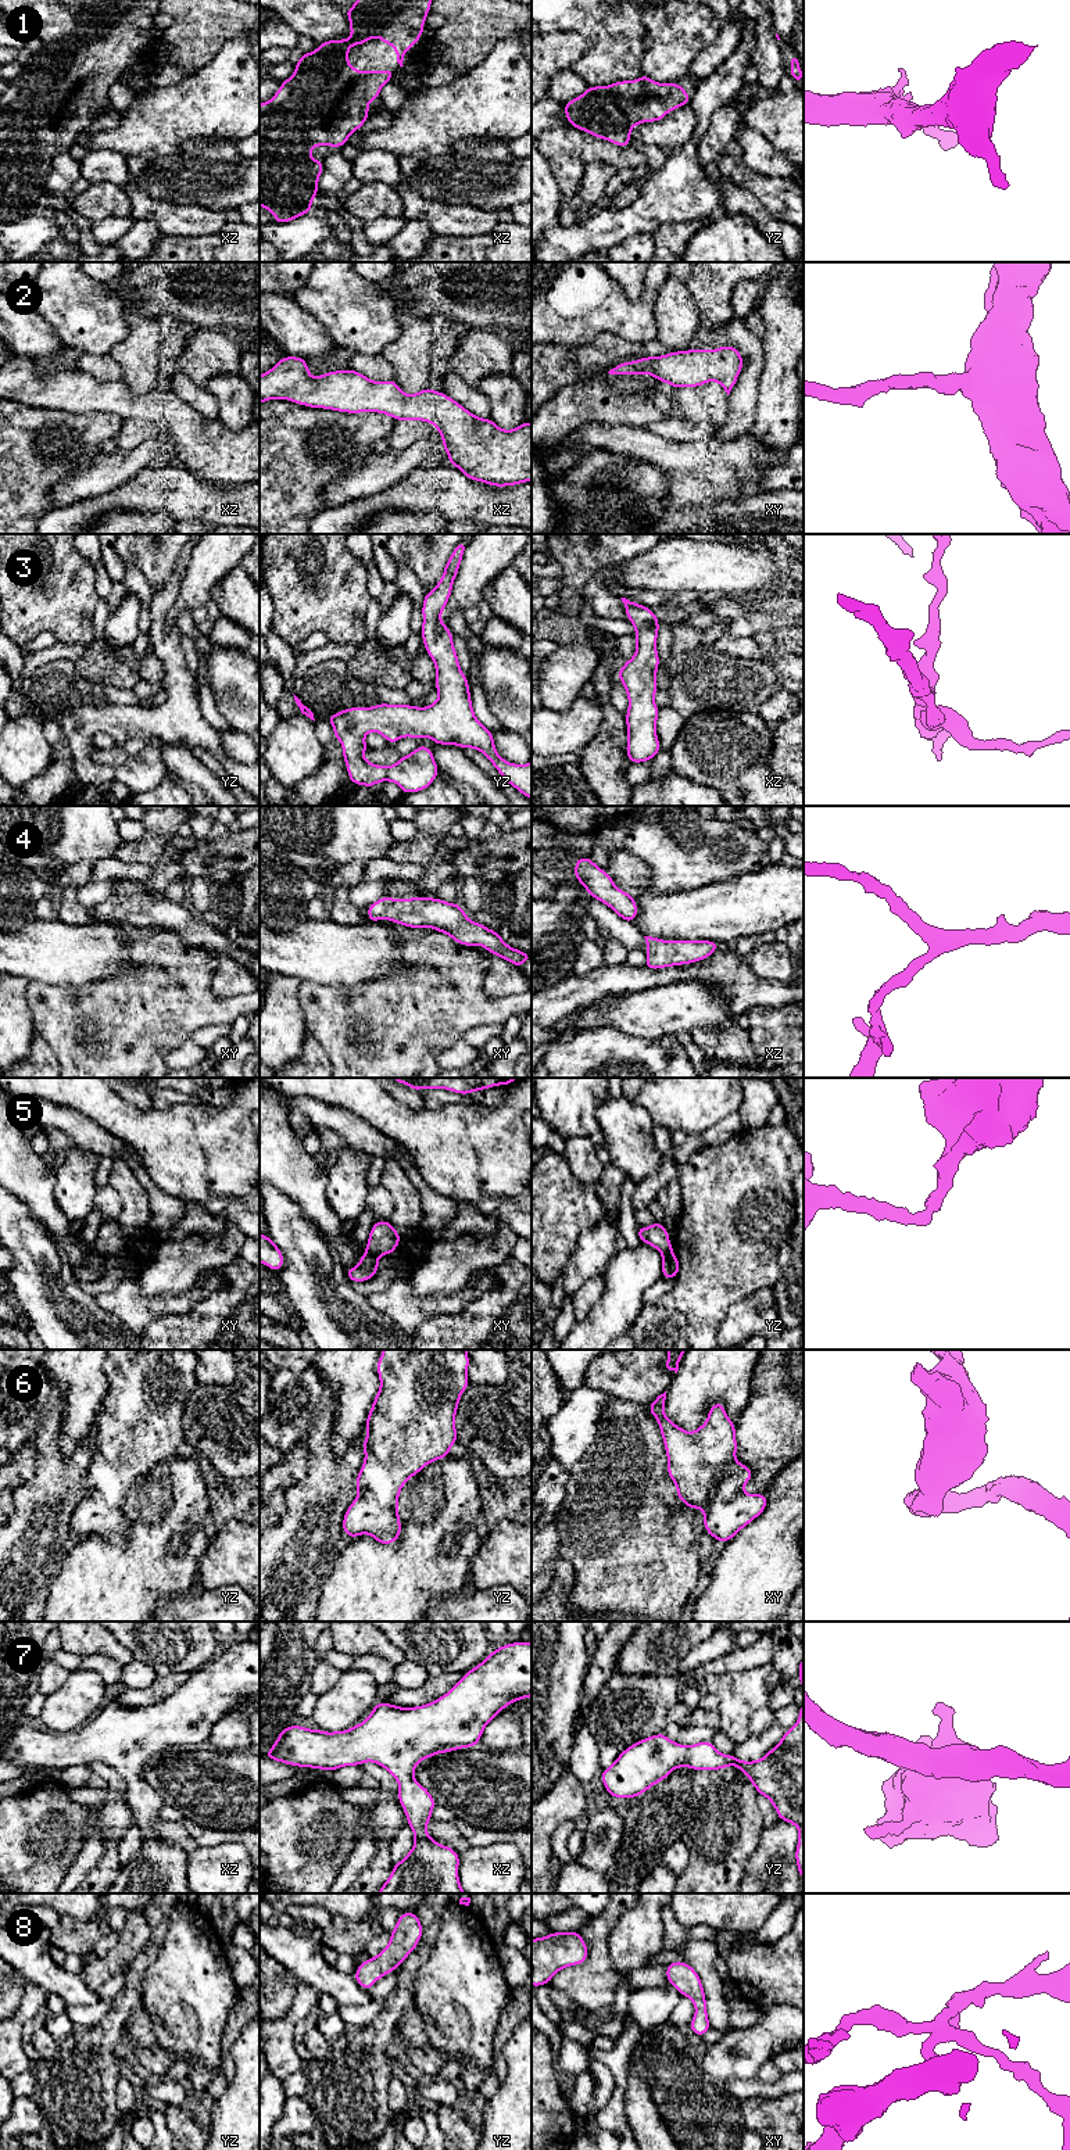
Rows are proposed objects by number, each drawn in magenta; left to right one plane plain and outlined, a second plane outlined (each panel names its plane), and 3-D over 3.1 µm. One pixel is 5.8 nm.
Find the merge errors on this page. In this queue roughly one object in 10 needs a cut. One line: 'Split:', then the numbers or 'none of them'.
Split: 5

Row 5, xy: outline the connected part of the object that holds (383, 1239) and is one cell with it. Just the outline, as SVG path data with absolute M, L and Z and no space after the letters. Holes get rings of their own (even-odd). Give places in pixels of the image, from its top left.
M376 1221L371 1229L366 1250L373 1255L387 1255L397 1250L401 1235L389 1221Z

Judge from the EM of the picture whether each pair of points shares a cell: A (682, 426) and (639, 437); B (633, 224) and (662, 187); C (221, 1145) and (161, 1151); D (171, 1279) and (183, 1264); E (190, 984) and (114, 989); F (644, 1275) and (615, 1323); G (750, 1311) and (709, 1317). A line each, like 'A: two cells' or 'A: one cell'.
A: two cells
B: one cell
C: one cell
D: one cell
E: one cell
F: one cell
G: two cells

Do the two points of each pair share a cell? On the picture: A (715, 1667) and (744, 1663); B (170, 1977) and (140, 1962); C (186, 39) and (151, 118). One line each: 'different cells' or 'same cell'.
A: same cell
B: different cells
C: different cells

